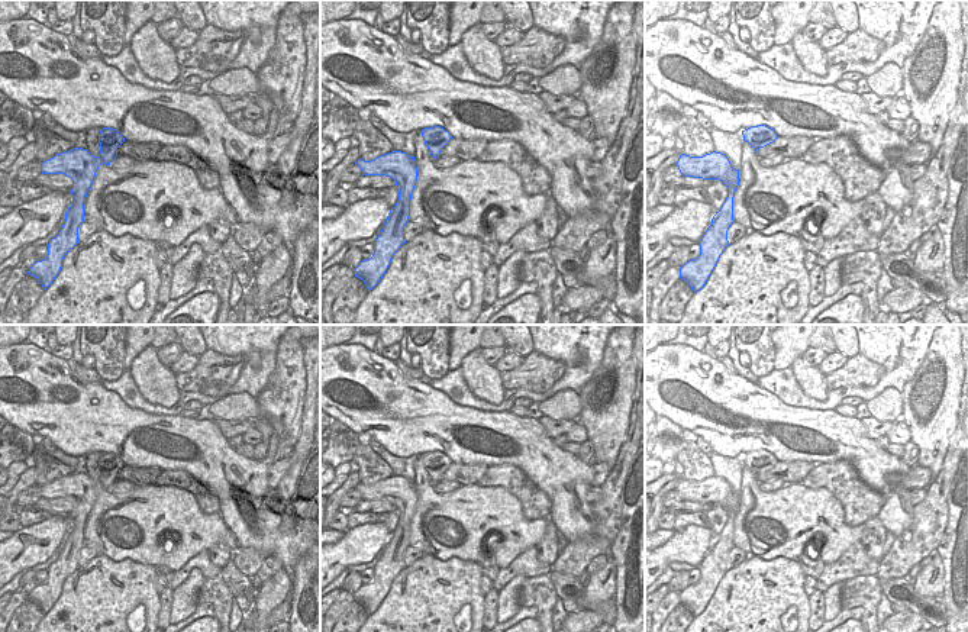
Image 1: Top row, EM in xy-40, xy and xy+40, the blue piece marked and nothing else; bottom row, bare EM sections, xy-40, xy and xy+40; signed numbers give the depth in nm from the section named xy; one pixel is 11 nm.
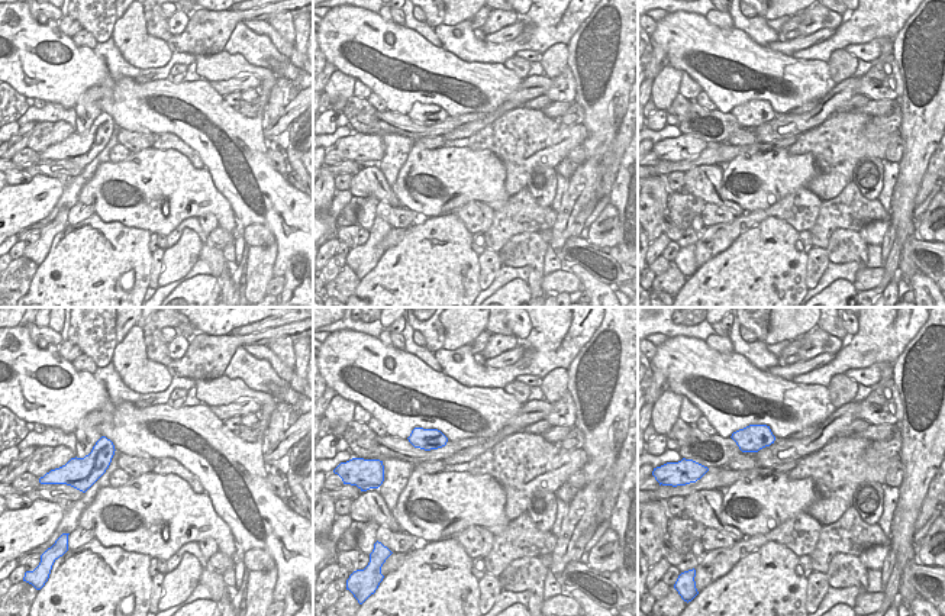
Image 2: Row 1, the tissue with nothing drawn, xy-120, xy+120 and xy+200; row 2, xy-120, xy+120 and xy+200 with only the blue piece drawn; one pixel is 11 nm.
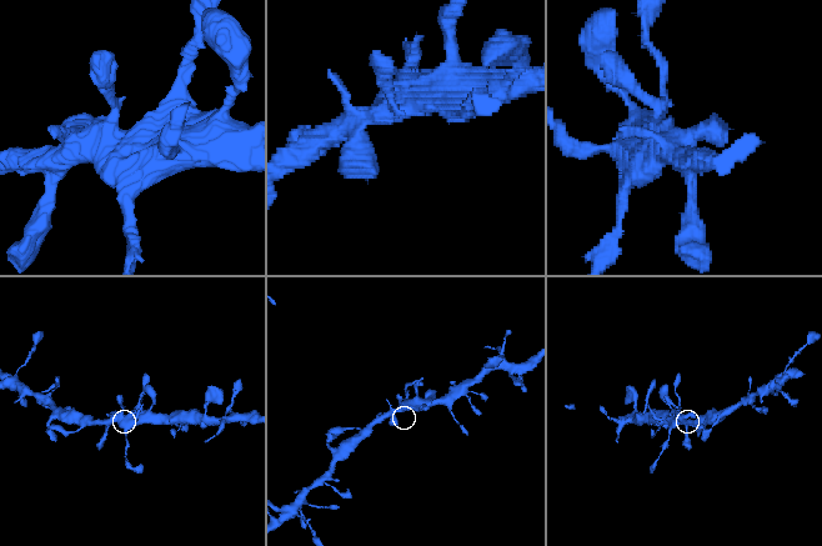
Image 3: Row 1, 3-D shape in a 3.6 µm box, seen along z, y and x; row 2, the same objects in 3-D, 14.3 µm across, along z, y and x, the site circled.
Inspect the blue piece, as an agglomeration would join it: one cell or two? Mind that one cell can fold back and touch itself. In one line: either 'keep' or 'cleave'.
keep

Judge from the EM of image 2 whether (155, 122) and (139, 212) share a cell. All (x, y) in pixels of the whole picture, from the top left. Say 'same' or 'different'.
different

